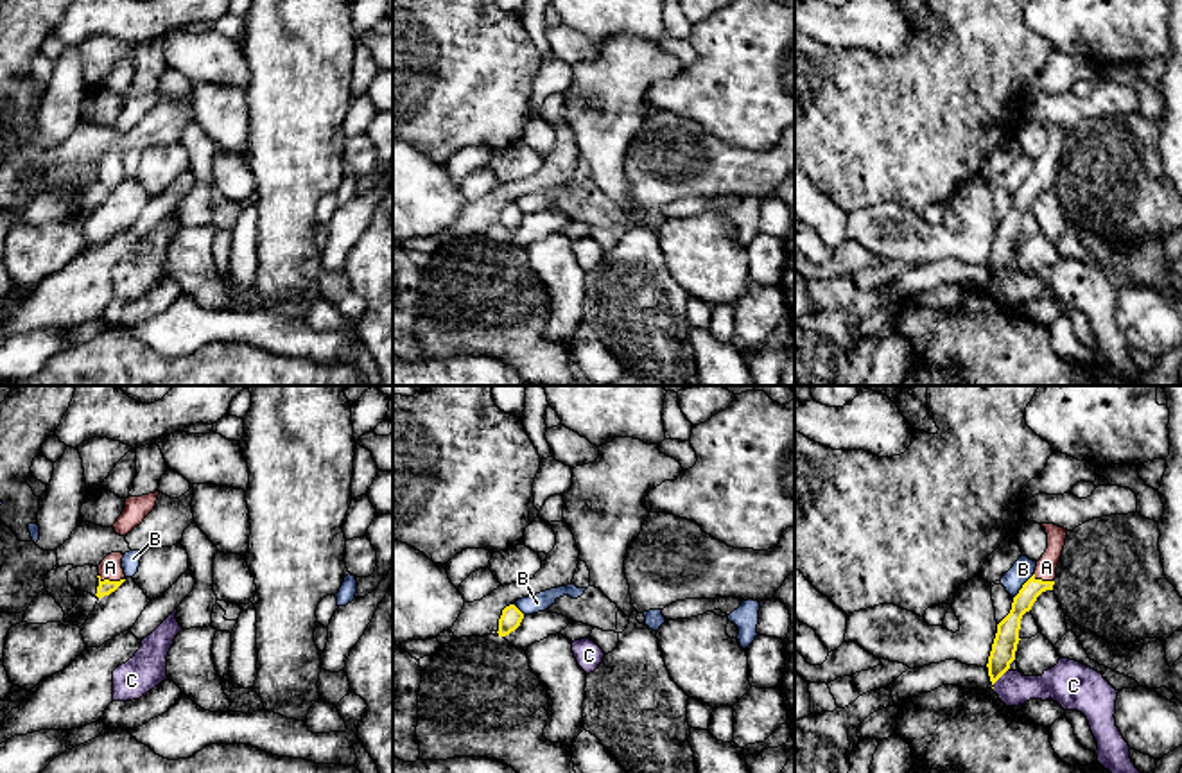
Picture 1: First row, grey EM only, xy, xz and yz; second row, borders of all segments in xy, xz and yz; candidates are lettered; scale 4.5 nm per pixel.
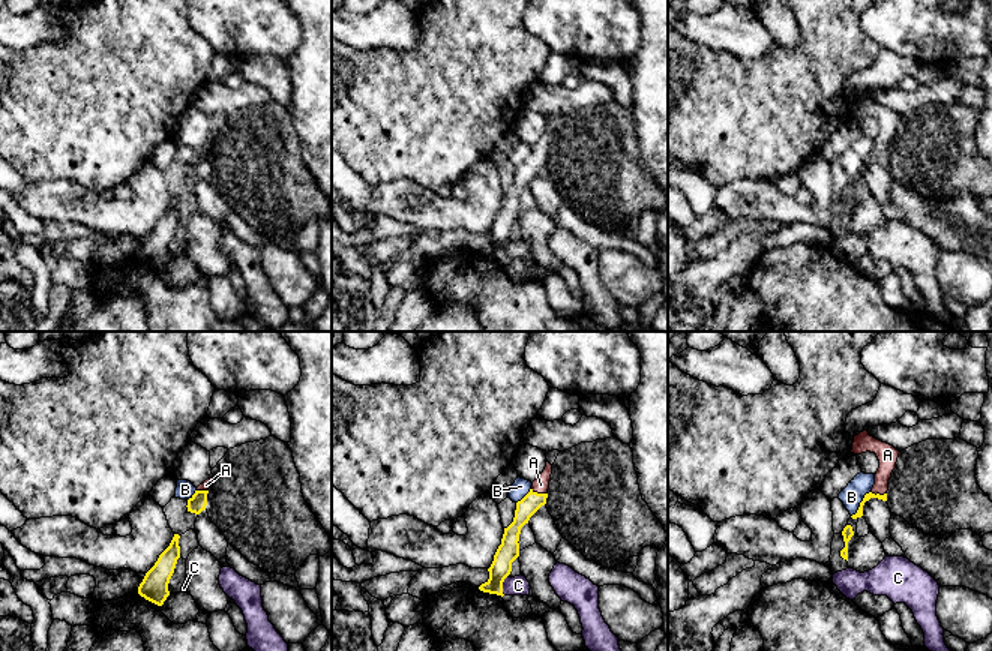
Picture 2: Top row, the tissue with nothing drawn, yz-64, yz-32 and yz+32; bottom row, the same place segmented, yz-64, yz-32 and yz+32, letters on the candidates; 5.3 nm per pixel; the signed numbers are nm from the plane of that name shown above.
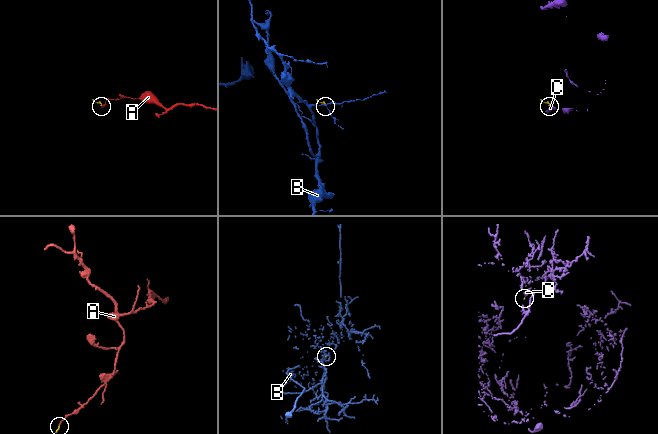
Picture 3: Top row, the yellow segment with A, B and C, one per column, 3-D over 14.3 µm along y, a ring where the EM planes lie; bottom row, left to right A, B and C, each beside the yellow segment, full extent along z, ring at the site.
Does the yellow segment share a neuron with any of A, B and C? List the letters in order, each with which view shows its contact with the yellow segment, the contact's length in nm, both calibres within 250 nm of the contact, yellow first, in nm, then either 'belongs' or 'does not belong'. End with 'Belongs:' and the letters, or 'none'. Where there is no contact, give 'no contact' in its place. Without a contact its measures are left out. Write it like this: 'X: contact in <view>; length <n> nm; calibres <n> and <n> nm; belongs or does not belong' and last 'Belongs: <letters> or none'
A: contact in xy; length 120 nm; calibres 70 and 100 nm; belongs
B: contact in yz; length 140 nm; calibres 110 and 100 nm; does not belong
C: contact in yz; length 100 nm; calibres 110 and 150 nm; does not belong
Belongs: A

